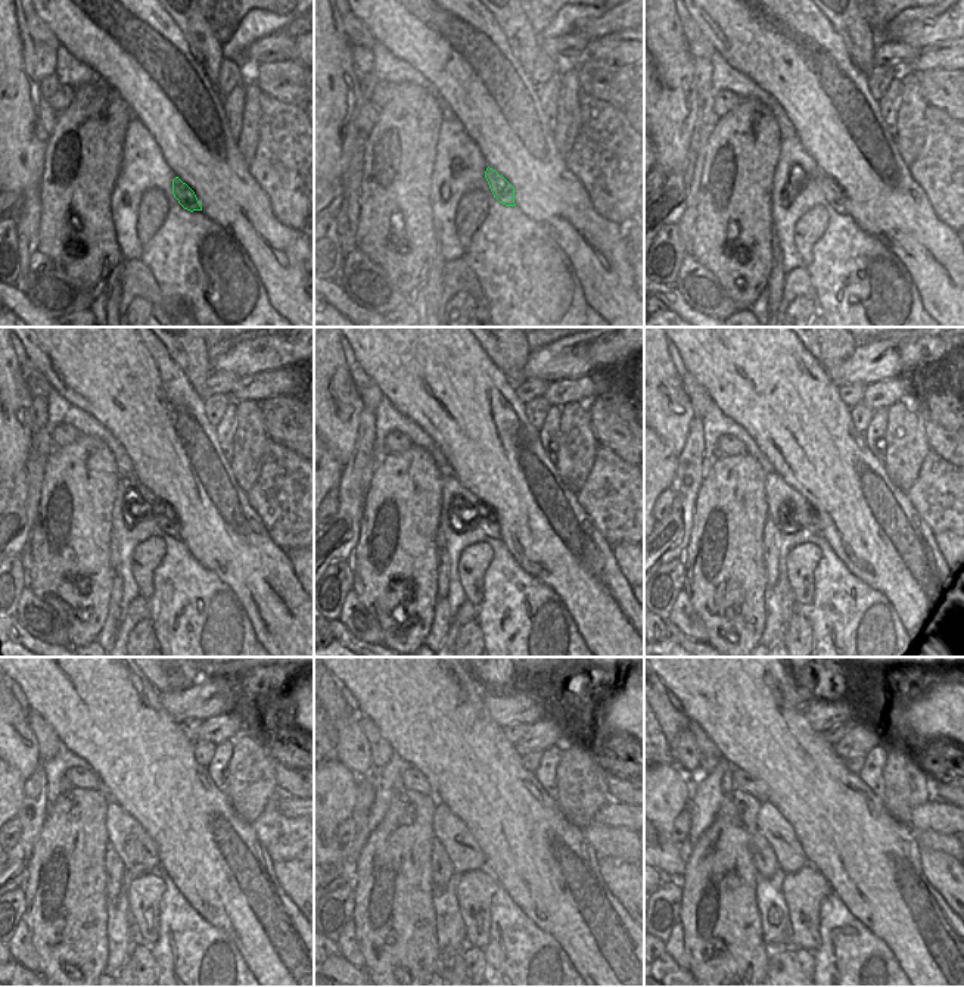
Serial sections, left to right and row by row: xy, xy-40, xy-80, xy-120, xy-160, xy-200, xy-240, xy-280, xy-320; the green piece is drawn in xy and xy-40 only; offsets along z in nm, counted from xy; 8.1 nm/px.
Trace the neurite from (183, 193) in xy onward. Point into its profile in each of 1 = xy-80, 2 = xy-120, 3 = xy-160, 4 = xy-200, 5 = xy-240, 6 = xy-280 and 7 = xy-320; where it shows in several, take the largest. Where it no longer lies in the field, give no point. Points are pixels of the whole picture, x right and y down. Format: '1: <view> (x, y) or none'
1: xy-80 (832, 190)
2: xy-120 (164, 514)
3: xy-160 (467, 508)
4: xy-200 (789, 508)
5: xy-240 (131, 843)
6: xy-280 (454, 836)
7: xy-320 (776, 828)

